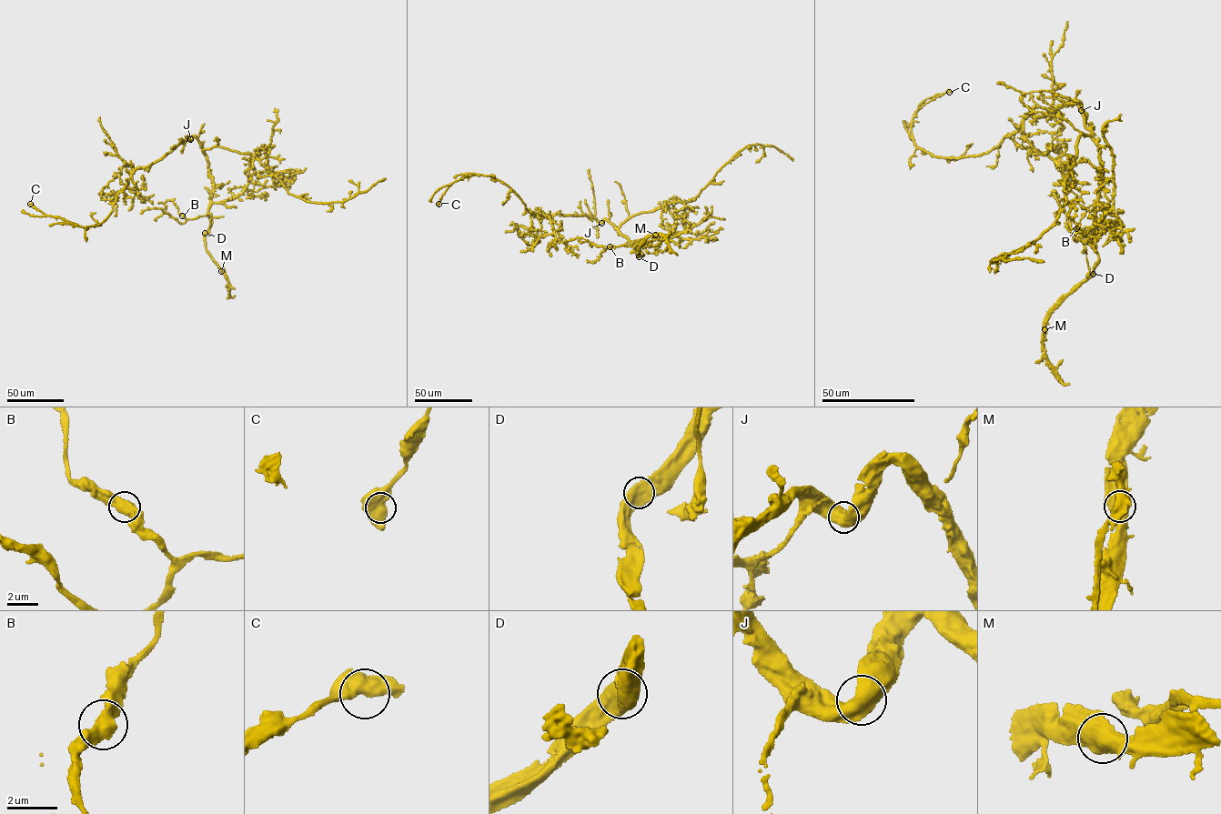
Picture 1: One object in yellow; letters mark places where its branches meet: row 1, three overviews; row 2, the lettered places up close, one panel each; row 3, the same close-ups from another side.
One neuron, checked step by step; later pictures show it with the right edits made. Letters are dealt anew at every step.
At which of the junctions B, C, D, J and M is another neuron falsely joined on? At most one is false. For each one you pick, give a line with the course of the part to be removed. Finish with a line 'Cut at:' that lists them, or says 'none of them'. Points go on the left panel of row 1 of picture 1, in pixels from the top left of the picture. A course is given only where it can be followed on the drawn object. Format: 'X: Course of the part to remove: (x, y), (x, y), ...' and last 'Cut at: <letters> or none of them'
Cut at: none of them

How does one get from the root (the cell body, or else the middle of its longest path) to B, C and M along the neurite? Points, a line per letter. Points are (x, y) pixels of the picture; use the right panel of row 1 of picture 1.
B: (1079, 105), (1084, 125), (1099, 148), (1103, 174), (1092, 240), (1077, 240), (1075, 228)
C: (1079, 105), (1031, 115), (976, 156), (943, 157), (918, 147), (911, 123), (917, 110), (949, 92)
M: (1079, 105), (1084, 125), (1099, 148), (1103, 171), (1093, 238), (1099, 262), (1092, 274), (1061, 296), (1044, 329)

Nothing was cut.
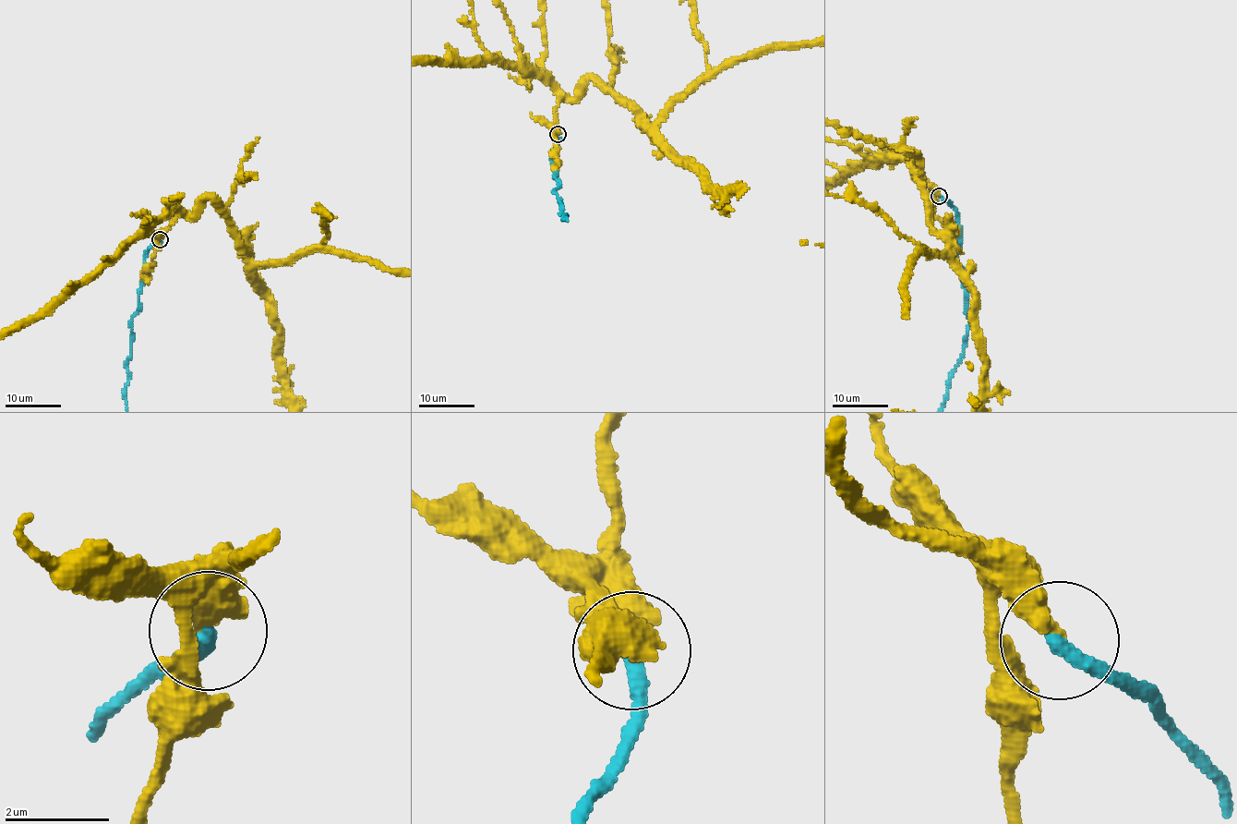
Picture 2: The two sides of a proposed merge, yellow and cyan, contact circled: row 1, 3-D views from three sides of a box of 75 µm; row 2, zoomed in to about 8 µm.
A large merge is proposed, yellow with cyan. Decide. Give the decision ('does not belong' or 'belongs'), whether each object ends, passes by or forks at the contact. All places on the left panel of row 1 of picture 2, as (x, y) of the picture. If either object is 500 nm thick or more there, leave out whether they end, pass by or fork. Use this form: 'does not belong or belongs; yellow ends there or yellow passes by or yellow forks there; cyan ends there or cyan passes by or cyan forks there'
does not belong; yellow ends there; cyan ends there

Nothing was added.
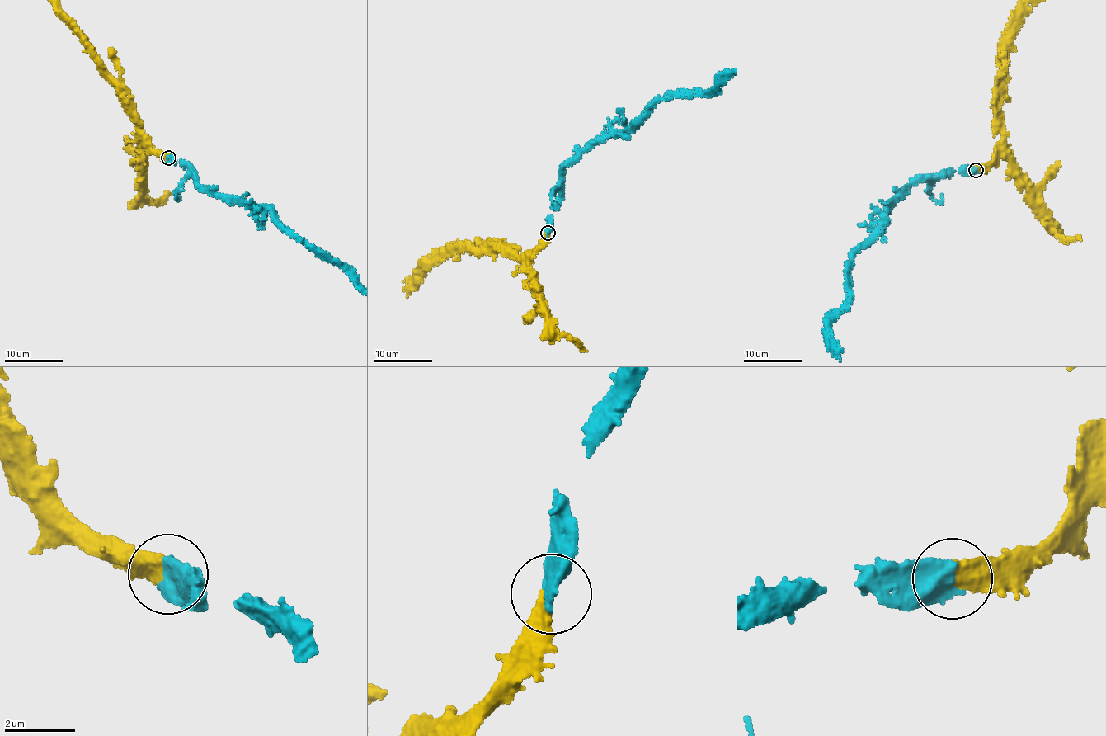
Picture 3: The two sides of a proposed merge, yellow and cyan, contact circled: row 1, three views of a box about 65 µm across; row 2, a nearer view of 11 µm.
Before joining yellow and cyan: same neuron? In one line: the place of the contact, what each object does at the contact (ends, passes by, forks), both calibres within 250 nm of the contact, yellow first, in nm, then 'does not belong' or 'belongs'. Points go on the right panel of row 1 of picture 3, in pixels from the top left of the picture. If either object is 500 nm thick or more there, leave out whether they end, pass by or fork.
(976, 170) | 480/550 nm | belongs

